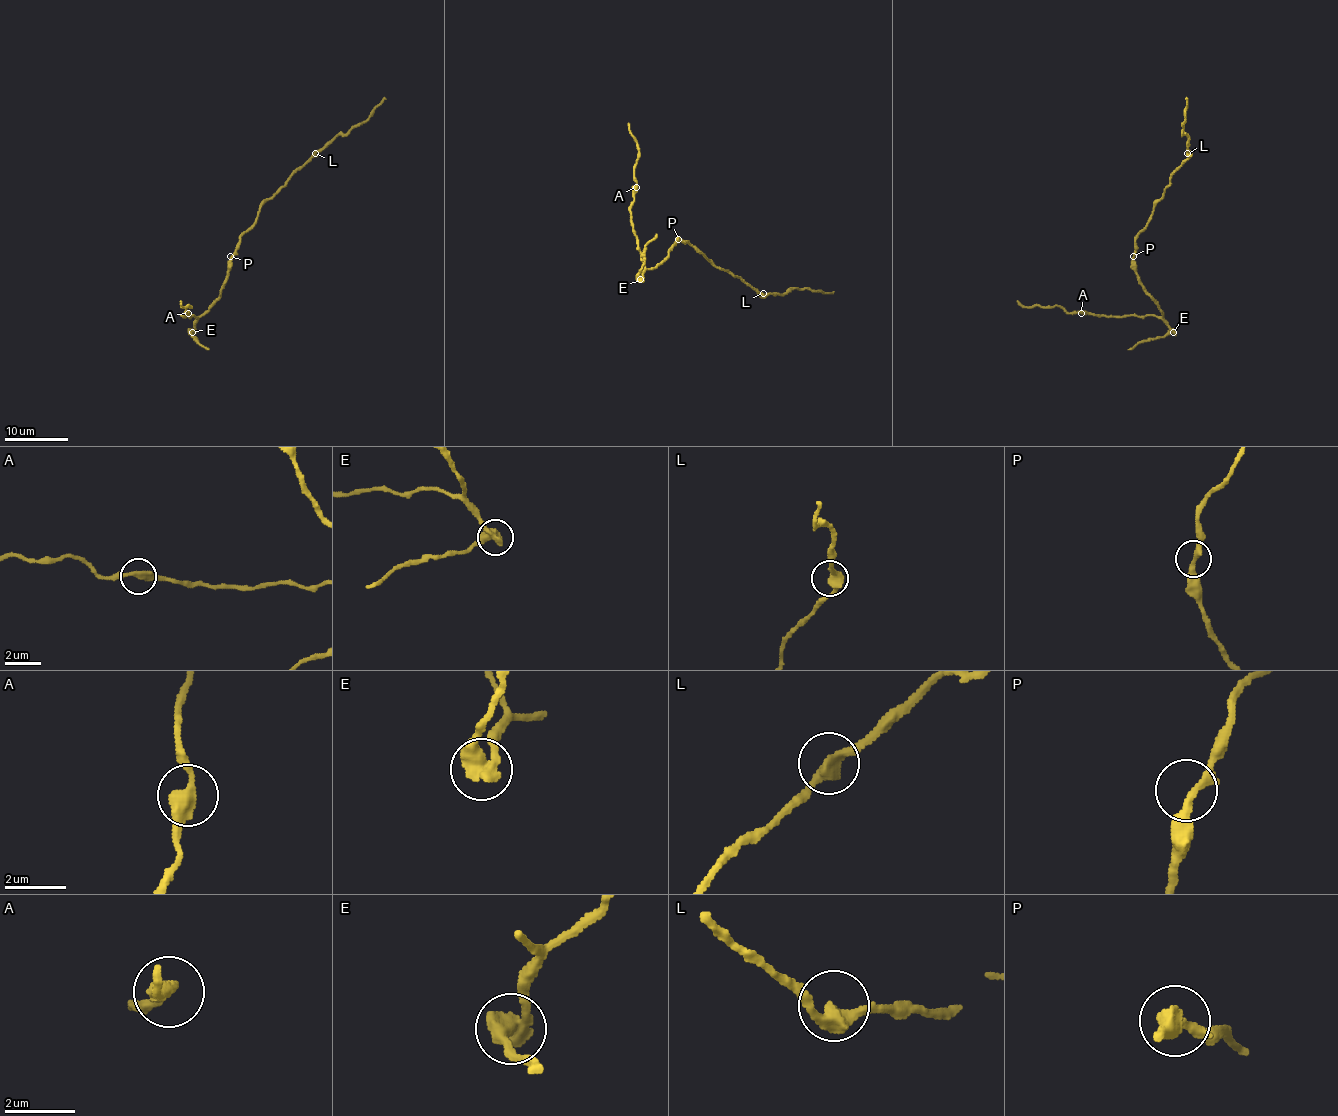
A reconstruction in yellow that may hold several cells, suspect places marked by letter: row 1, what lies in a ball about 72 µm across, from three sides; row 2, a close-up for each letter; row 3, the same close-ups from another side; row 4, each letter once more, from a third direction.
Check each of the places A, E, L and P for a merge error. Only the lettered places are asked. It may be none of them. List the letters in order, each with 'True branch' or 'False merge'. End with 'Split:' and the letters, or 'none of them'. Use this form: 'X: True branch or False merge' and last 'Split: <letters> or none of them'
A: True branch
E: False merge
L: True branch
P: True branch
Split: E

